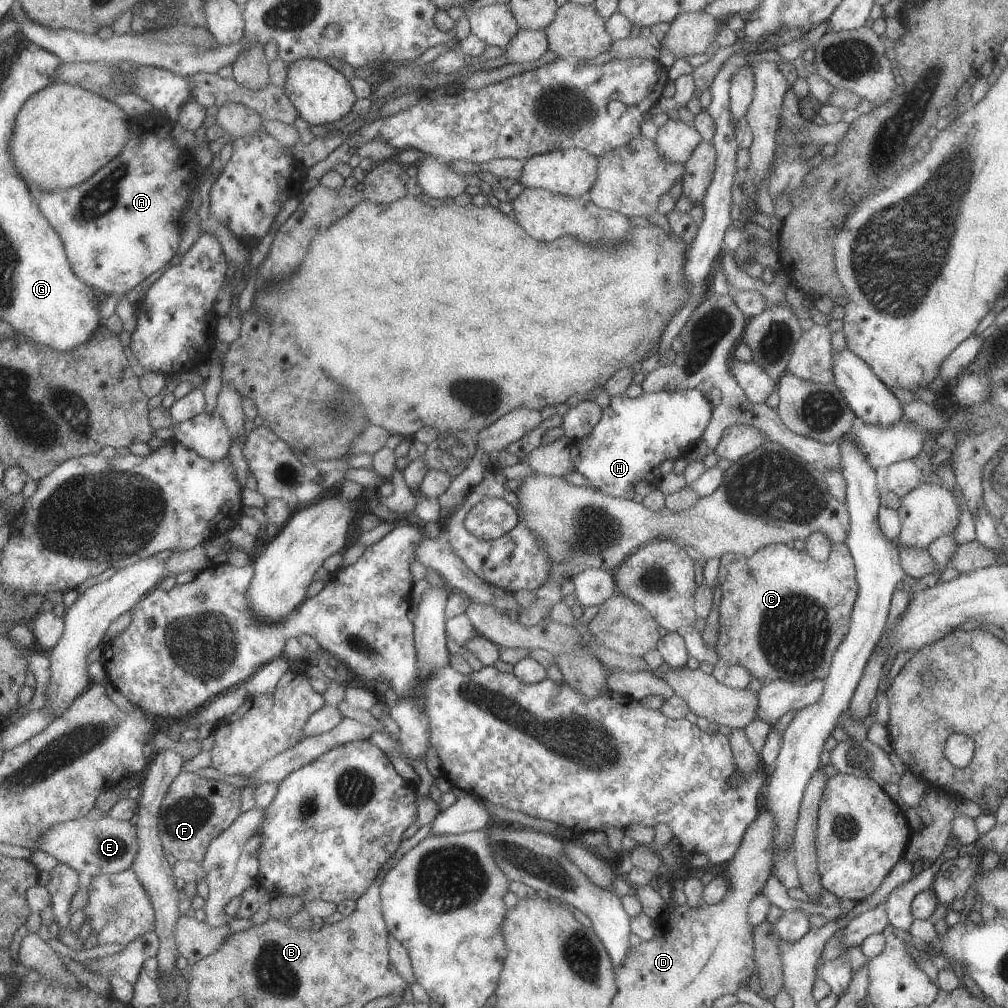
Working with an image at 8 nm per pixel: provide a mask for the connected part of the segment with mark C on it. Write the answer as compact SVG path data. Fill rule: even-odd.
M780 543L769 544L763 546L759 550L755 550L750 556L742 556L741 554L726 553L719 556L719 572L717 579L720 583L721 602L718 607L718 638L714 650L719 656L721 664L735 664L743 666L752 679L757 679L761 684L769 683L771 680L785 680L791 684L807 684L815 678L823 679L827 675L829 664L831 664L831 654L837 650L837 646L841 644L841 640L845 638L847 630L849 630L850 611L857 596L857 584L855 580L855 570L853 568L853 560L849 556L849 550L843 543L830 544L829 556L823 562L813 560L805 550L795 550L791 545Z

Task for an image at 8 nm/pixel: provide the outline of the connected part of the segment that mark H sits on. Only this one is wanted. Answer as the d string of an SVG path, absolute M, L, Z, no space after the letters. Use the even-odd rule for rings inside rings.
M695 389L641 392L635 398L628 398L625 394L611 396L608 407L601 410L599 422L587 436L573 442L569 452L573 469L589 481L590 487L609 496L630 500L635 494L633 486L643 481L652 468L658 468L665 460L675 461L690 453L701 439L709 418L713 417L712 410L711 404Z

